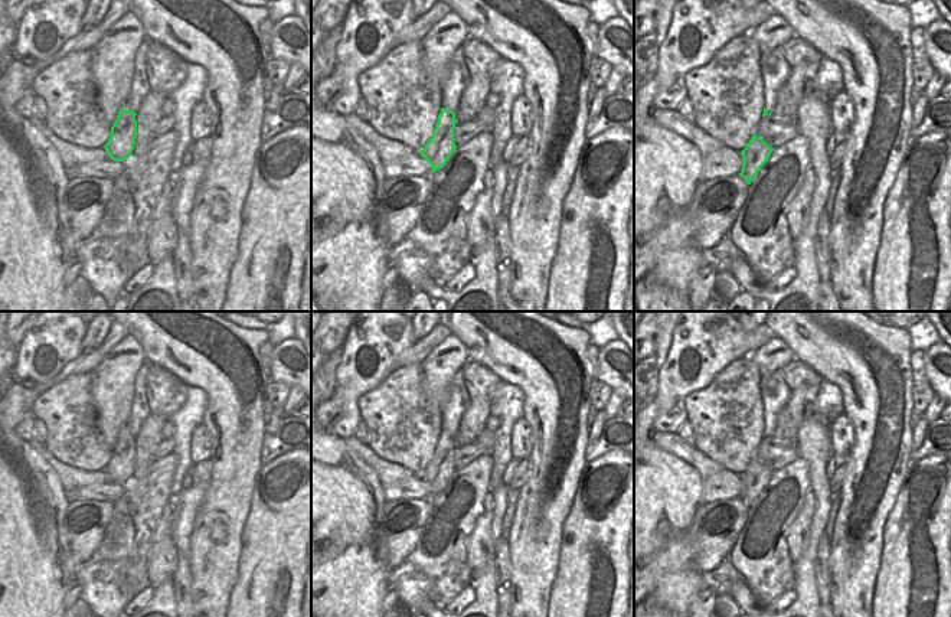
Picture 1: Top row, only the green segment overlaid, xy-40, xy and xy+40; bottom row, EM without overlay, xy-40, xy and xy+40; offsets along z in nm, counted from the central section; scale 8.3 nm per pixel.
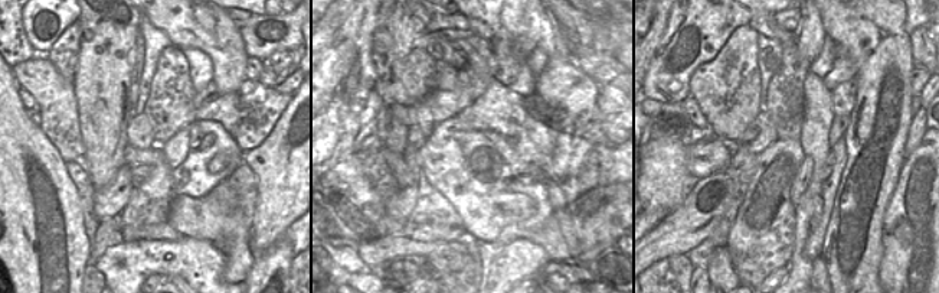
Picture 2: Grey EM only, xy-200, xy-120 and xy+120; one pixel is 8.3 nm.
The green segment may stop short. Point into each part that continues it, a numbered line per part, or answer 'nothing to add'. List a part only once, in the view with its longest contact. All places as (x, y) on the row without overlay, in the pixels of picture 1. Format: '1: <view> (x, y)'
nothing to add

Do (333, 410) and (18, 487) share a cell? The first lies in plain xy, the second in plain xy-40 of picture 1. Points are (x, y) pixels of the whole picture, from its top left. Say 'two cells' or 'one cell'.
two cells

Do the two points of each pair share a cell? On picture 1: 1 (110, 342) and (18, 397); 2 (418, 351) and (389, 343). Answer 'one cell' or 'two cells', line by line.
1: one cell
2: two cells

